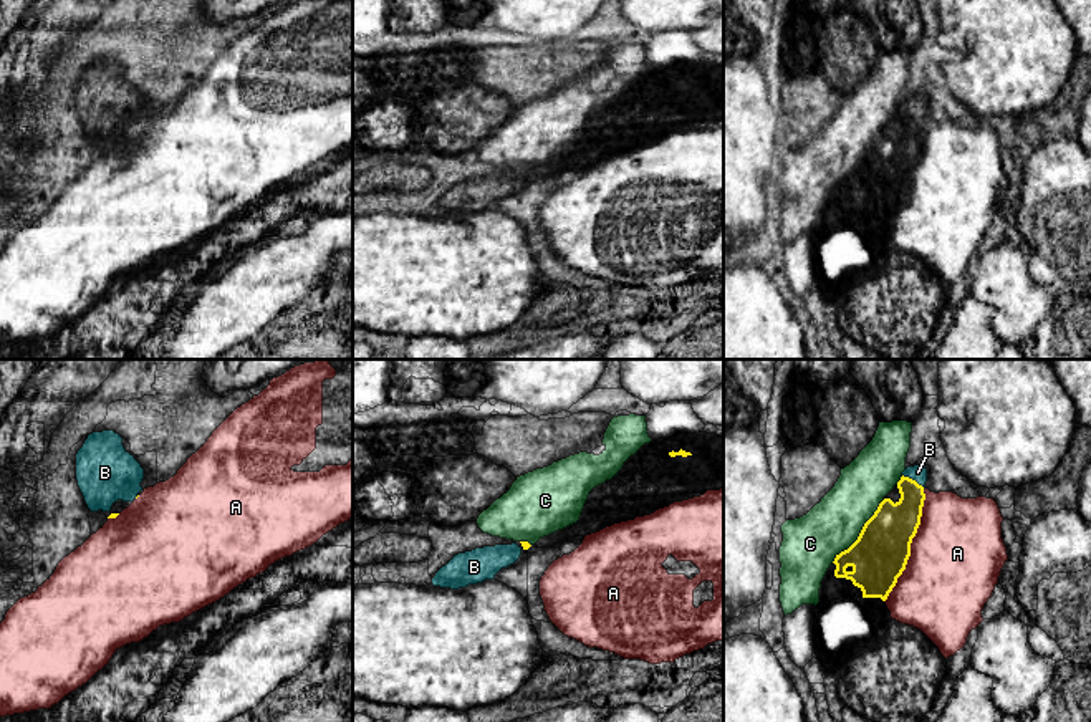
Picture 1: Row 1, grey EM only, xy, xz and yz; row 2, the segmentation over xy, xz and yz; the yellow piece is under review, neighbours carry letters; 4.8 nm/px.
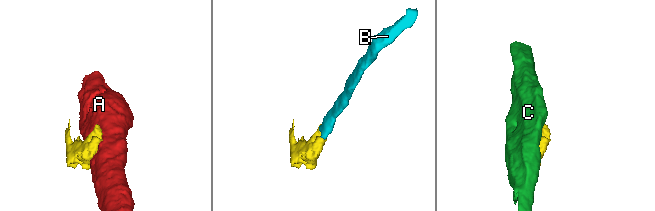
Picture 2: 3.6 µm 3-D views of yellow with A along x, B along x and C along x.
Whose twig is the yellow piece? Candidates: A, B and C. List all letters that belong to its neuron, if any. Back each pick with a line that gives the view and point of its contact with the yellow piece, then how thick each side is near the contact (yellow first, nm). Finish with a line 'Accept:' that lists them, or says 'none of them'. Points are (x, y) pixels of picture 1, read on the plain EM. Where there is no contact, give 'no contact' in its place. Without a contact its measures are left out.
B: meets yellow in yz at (914, 110); 220 nm thick on the yellow side, 80 nm on the other
Accept: B

